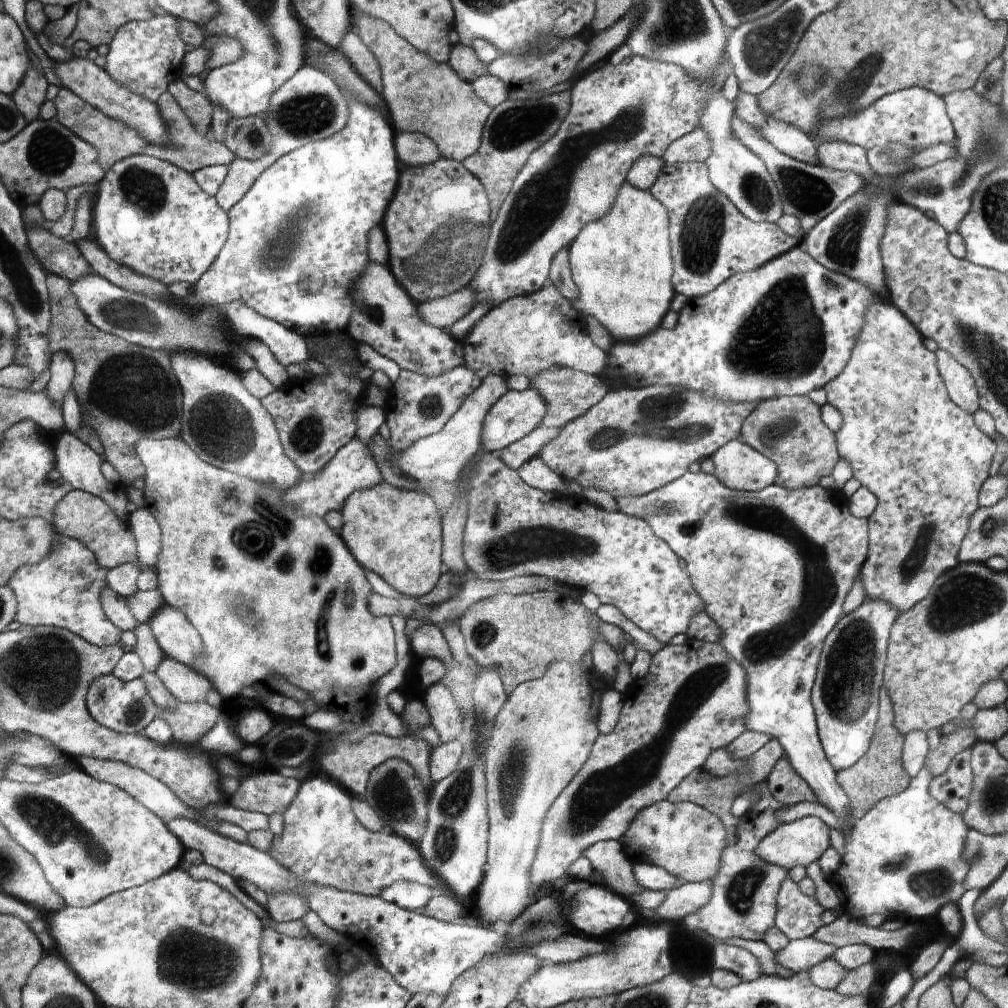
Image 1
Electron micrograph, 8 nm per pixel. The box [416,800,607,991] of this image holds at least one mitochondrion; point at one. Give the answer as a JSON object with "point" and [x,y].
{"point":[522,945]}

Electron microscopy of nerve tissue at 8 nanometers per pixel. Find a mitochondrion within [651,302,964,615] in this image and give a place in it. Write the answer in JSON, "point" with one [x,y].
{"point":[927,533]}

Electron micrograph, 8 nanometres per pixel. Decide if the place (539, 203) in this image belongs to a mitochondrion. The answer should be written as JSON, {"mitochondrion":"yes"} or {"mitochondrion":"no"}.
{"mitochondrion":"yes"}

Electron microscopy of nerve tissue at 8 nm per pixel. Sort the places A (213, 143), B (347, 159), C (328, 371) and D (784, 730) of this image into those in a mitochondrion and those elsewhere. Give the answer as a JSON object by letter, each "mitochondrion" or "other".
{"A":"other","B":"other","C":"other","D":"other"}

